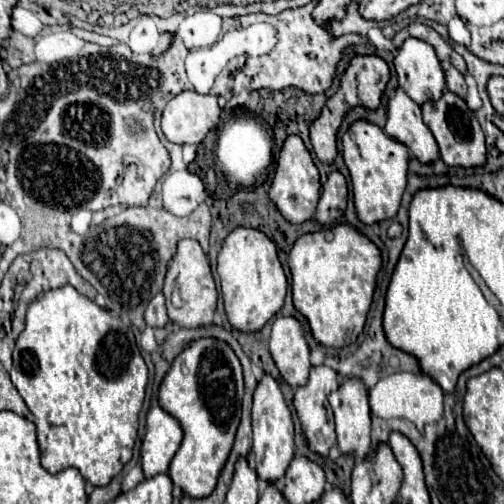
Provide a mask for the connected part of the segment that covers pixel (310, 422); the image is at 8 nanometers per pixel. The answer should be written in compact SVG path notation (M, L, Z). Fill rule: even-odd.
M320 365L310 369L310 379L304 387L298 387L294 393L294 409L302 423L302 431L308 443L308 449L326 457L332 445L336 443L334 423L326 411L326 397L338 389L338 375L334 369ZM316 433L322 433L326 441L318 441Z

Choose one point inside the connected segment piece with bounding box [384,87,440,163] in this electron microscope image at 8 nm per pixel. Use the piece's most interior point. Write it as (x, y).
(404, 124)

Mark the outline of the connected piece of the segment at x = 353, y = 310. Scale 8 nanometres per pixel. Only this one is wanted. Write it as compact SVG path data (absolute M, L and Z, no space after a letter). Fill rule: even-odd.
M336 225L298 237L288 255L288 265L292 273L294 307L308 319L316 343L334 349L354 343L364 329L376 275L382 265L378 247L350 225Z

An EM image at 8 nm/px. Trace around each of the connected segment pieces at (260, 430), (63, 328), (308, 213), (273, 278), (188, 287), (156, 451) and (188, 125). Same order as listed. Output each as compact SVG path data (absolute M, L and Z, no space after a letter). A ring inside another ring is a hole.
M264 375L264 379L256 387L254 407L252 407L252 427L254 427L252 451L256 459L258 479L266 483L276 483L284 477L290 461L294 459L294 423L290 409L286 407L284 395L278 383L270 375Z
M64 285L64 287L50 289L50 291L42 293L40 297L36 297L30 303L30 307L26 311L26 327L16 339L14 367L10 369L10 377L12 377L14 387L22 395L24 403L28 405L28 409L34 415L34 425L36 425L36 435L38 435L36 439L38 439L38 449L40 449L44 469L48 469L50 473L58 473L60 469L76 467L88 483L92 483L92 485L108 485L108 481L114 475L118 475L122 471L122 467L130 461L132 447L134 447L136 433L138 433L138 413L140 413L140 407L142 407L142 401L144 401L144 391L146 391L146 381L148 381L148 367L146 367L146 363L144 363L144 359L140 355L140 349L138 349L136 341L134 341L132 329L120 317L110 315L106 309L98 307L94 301L90 301L88 297L78 293L72 285Z
M288 135L288 139L284 141L278 167L276 167L276 175L274 175L268 195L272 203L278 207L278 211L282 213L282 217L294 225L300 225L314 217L314 209L320 197L320 175L310 157L310 151L306 149L306 145L302 143L298 135Z
M238 227L226 239L218 253L218 275L226 317L232 329L242 333L260 331L284 305L286 275L280 265L276 245L256 229Z
M182 239L178 243L178 253L176 253L174 261L168 267L166 281L164 281L164 291L162 293L166 297L166 309L168 309L168 317L170 317L172 323L176 323L180 327L188 327L188 329L206 327L206 325L212 323L212 317L214 317L214 311L216 311L218 293L216 293L216 285L214 285L214 279L212 279L212 273L210 273L208 257L200 249L198 241L194 241L194 239ZM176 287L182 291L182 297L184 297L184 305L182 307L174 307L172 301L170 301L172 291Z
M152 407L146 417L146 435L140 449L140 463L144 477L166 473L168 465L182 443L180 423L162 407Z
M182 91L162 113L164 135L178 145L200 145L210 129L218 125L220 105L214 95L200 95L196 91Z

